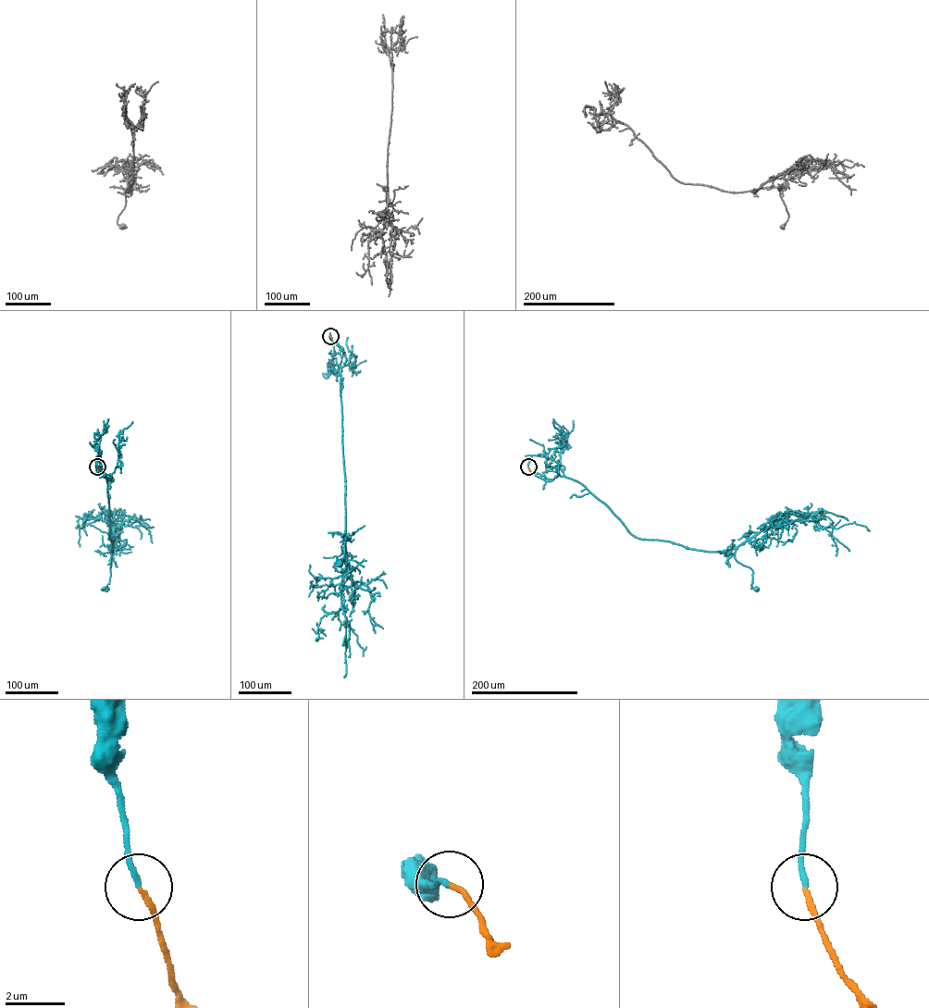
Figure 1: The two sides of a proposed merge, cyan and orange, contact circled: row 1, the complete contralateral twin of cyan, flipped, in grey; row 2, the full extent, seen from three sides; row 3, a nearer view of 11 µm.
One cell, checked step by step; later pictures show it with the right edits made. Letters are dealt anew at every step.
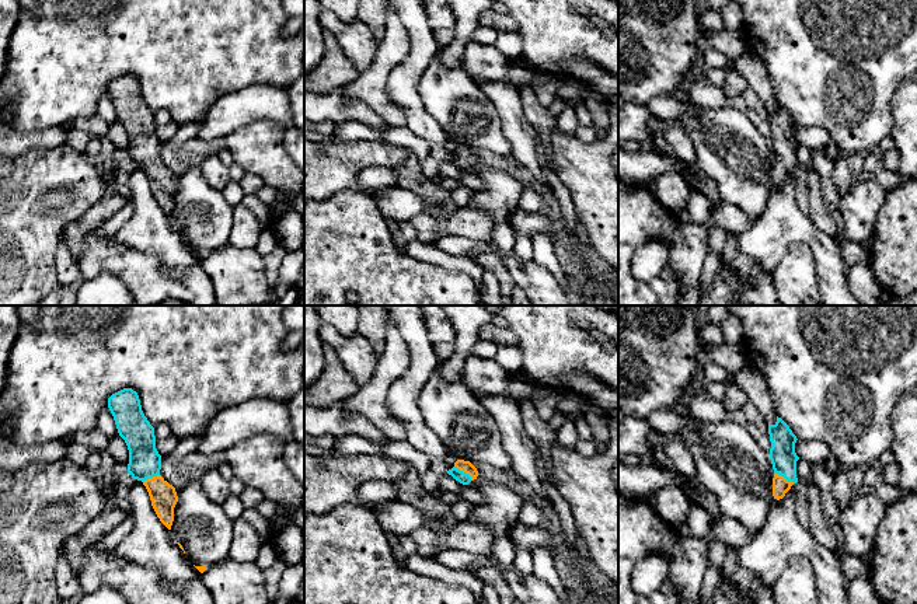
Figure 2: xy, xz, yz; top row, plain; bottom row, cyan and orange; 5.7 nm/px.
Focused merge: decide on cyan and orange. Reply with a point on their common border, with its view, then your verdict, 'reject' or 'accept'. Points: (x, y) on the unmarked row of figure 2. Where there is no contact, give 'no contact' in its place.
contact xz (464, 159); accept

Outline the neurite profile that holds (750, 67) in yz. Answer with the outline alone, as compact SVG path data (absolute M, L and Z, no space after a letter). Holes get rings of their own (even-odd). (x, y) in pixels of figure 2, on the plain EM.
M753 55L739 56L731 67L740 74L747 85L761 98L767 109L775 111L777 99L766 66Z

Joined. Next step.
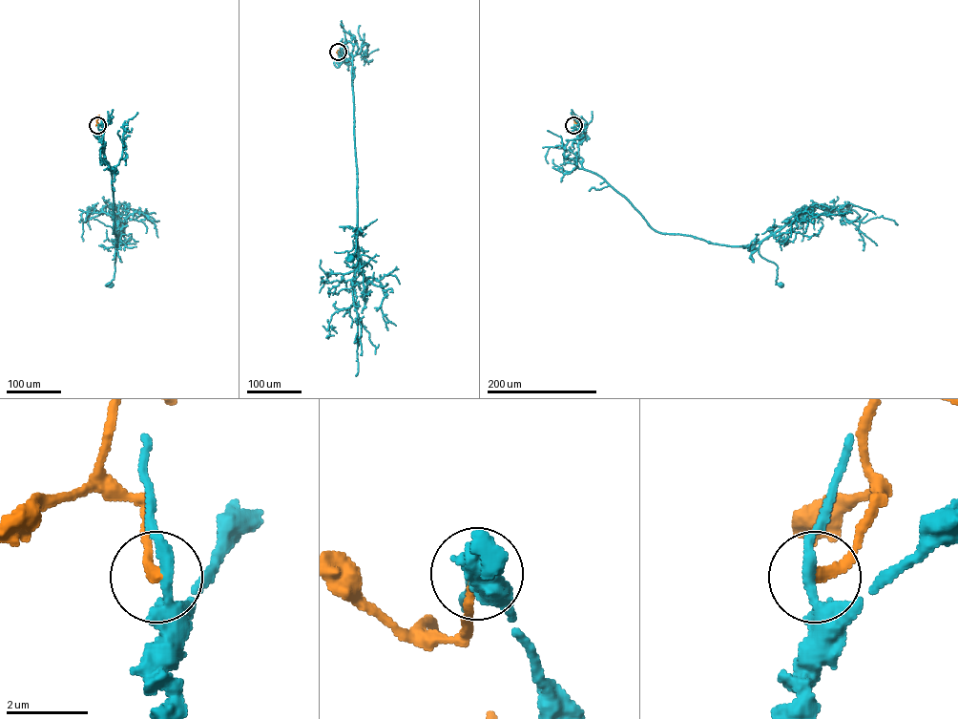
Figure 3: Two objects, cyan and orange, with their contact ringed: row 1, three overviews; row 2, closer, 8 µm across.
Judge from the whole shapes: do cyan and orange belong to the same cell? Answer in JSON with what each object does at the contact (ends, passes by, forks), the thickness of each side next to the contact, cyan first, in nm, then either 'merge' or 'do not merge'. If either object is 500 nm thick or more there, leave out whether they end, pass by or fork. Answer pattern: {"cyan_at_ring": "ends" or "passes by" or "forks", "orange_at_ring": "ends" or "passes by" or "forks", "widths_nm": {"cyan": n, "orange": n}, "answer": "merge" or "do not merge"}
{"cyan_at_ring": "passes by", "orange_at_ring": "ends", "widths_nm": {"cyan": 280, "orange": 240}, "answer": "do not merge"}

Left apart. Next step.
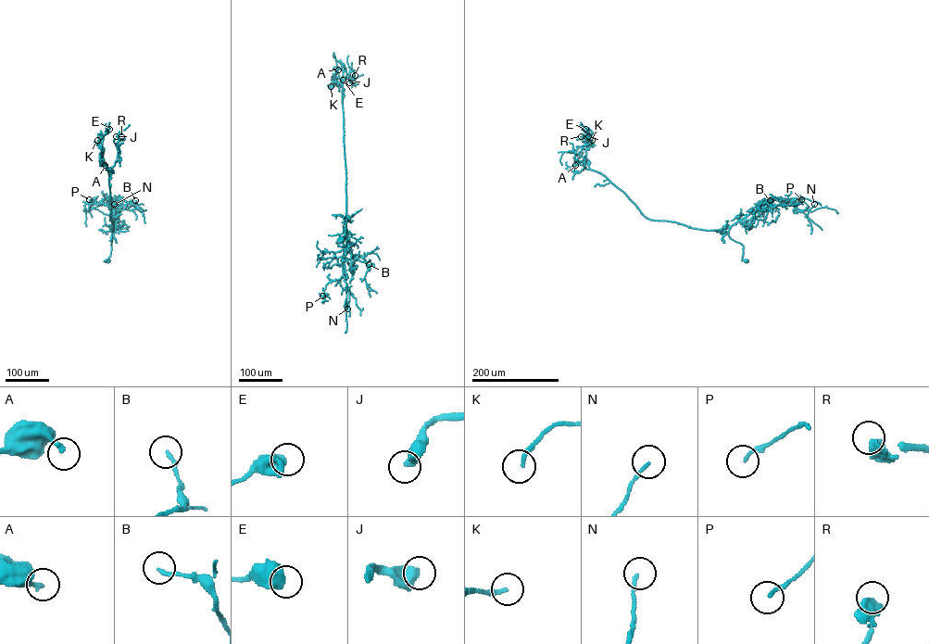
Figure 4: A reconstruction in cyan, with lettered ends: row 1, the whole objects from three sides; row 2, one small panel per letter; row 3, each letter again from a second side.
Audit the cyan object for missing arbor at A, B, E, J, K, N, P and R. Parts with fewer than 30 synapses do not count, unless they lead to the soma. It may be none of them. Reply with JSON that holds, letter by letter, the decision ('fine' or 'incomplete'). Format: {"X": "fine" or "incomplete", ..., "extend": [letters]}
{"A": "fine", "B": "fine", "E": "fine", "J": "incomplete", "K": "incomplete", "N": "fine", "P": "fine", "R": "incomplete", "extend": ["J", "K", "R"]}

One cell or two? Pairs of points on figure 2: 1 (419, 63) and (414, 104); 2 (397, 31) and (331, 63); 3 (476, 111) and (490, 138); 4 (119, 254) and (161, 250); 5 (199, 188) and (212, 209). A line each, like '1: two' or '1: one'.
1: one
2: two
3: one
4: two
5: one

